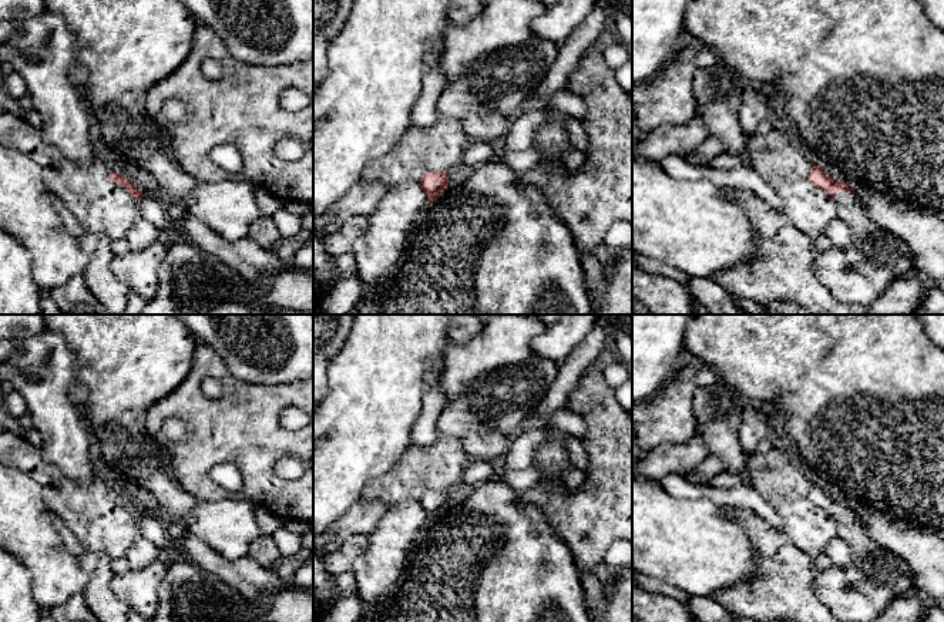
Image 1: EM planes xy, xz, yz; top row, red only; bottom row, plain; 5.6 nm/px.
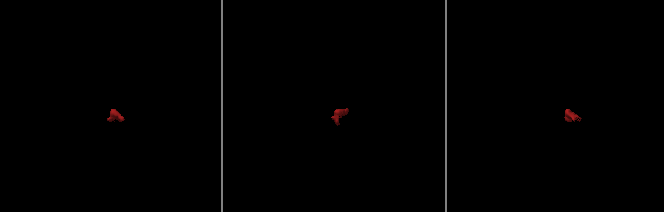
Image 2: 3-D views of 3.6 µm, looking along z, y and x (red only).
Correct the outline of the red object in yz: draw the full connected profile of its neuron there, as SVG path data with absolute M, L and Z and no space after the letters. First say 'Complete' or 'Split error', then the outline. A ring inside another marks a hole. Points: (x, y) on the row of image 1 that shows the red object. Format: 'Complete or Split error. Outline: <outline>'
Split error. Outline: M822 165L812 167L809 179L836 201L837 218L849 225L854 248L890 268L896 279L914 273L928 290L938 288L933 278L916 268L907 246L869 218L867 208L854 198L851 188L827 176Z

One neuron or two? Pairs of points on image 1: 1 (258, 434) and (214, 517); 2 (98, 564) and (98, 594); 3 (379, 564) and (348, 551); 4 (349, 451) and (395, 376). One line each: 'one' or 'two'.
1: two
2: one
3: two
4: one

